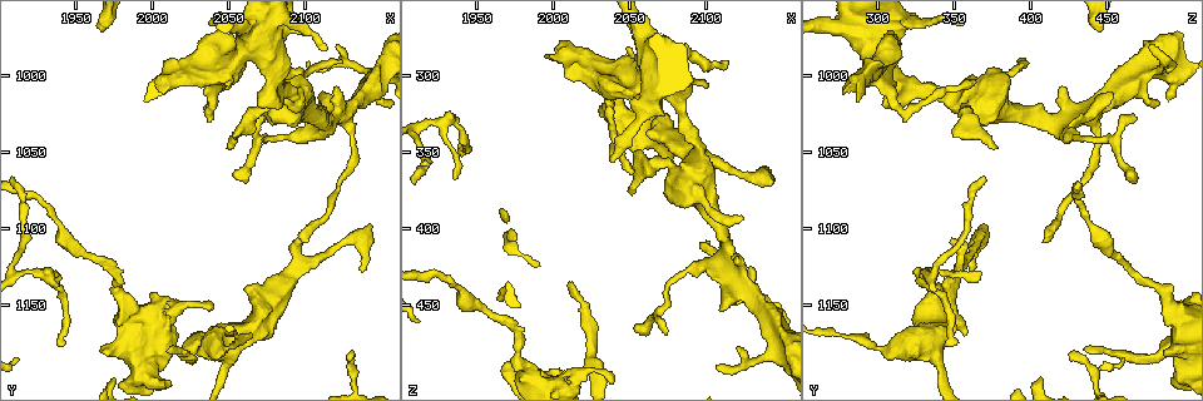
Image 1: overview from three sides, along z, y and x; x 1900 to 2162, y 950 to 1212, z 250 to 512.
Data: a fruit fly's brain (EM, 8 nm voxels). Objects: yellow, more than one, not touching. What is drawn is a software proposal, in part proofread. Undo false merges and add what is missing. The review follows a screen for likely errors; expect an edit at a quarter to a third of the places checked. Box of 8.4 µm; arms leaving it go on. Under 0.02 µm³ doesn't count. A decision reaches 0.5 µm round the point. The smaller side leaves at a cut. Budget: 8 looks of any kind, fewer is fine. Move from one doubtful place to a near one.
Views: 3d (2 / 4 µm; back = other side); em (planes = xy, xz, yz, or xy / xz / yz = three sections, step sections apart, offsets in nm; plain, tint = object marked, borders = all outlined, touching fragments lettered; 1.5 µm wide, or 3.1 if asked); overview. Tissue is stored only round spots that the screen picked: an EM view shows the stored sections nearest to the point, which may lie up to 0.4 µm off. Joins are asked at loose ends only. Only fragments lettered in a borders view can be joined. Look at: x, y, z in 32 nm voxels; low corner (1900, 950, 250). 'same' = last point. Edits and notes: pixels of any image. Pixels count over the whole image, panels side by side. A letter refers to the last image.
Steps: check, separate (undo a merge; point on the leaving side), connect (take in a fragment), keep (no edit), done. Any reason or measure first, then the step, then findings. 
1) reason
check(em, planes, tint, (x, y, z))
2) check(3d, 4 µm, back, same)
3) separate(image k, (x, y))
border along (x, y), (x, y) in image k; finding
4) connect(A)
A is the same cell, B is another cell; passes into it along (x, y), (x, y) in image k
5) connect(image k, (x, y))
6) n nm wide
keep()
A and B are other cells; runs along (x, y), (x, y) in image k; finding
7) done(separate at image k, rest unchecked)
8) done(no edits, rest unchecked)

check(em, planes, borders, (2050, 1004, 280))

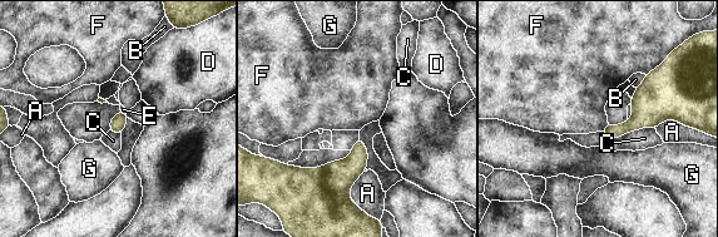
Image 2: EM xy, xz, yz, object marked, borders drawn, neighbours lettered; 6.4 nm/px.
C touches over 320 nm
keep()
A, B, C, D, E, F and G are other cells; no lettered fragment goes on from it

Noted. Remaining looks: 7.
branch stops here
check(em, xy, step 8, tint, (2052, 1004, 364))

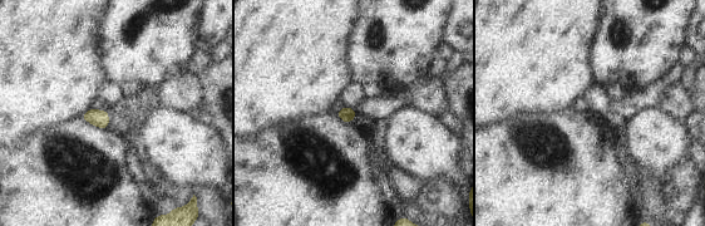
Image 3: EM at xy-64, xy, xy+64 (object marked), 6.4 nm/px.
check(em, planes, borders, same)

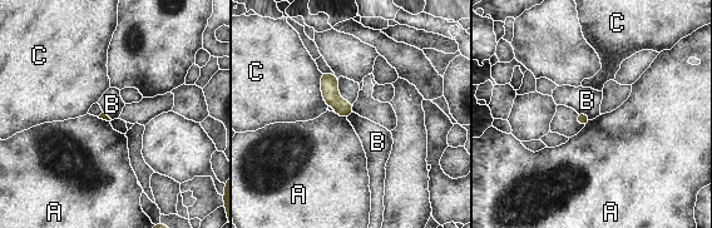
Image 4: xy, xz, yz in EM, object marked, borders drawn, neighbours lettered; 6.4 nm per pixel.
keep()
A, B and C are other cells; border along (577, 112), (584, 113), (591, 119) in image 4; none of them fits

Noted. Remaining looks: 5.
check(3d, 2 µm, (1970, 1184, 490))

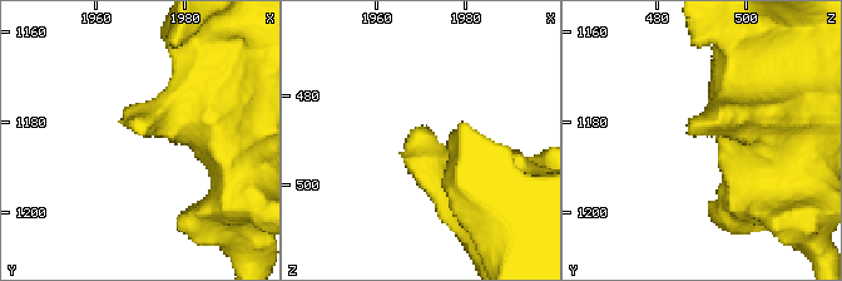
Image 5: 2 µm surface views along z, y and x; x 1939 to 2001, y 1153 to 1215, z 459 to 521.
shape alone is not enough
check(em, xy, step 4, tint, (1971, 1183, 487))

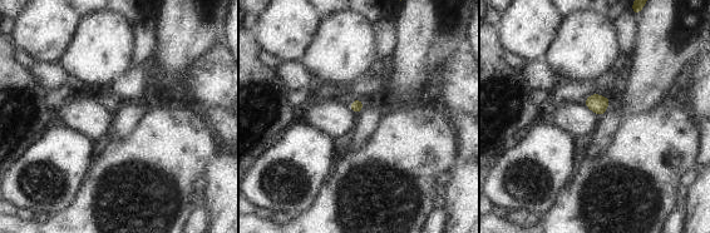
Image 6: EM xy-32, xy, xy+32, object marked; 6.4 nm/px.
another direction
check(em, yz, step 4, borders, same)

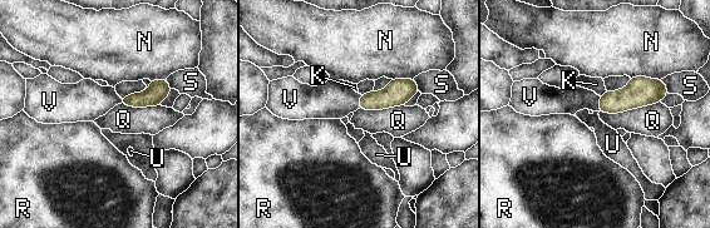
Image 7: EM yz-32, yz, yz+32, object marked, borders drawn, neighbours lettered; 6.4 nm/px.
connect(V)
V is the same cell, K, N, Q, R, S and U are other cells; passes into it along (398, 92), (360, 102), (330, 100) in image 7; the cell continues

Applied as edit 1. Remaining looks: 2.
done(connect at image 7, rest unchecked)

